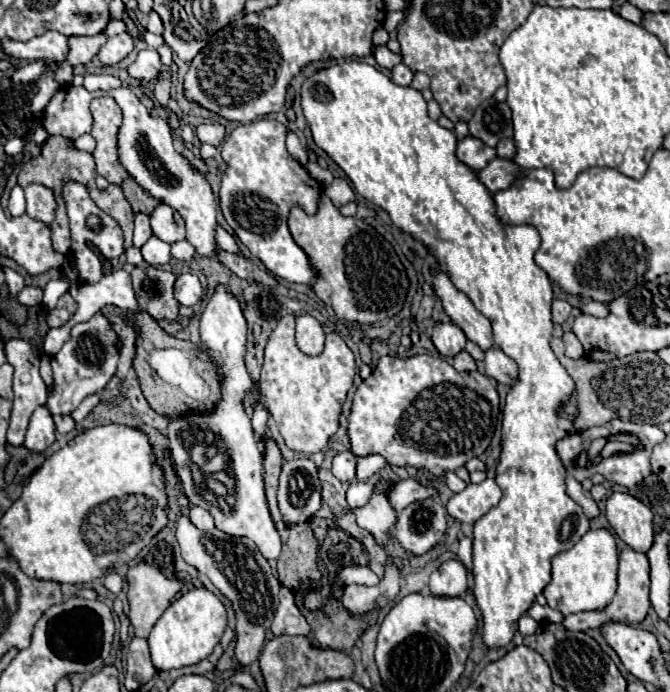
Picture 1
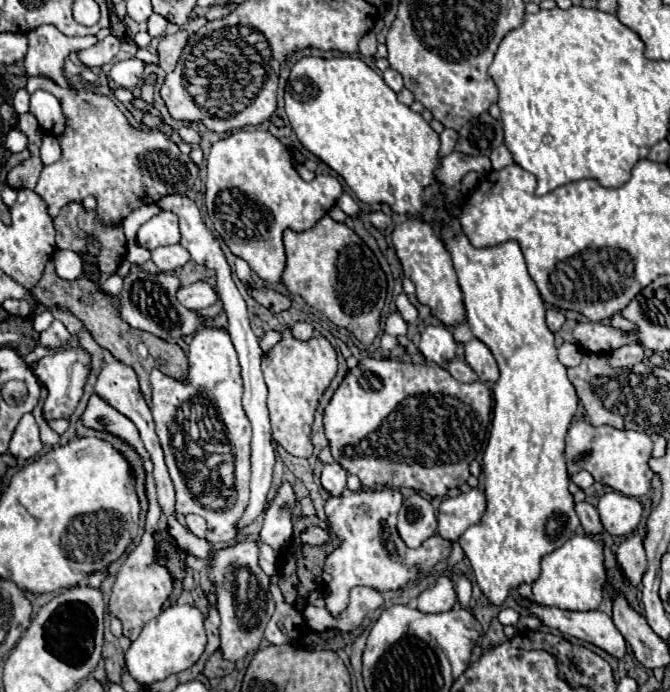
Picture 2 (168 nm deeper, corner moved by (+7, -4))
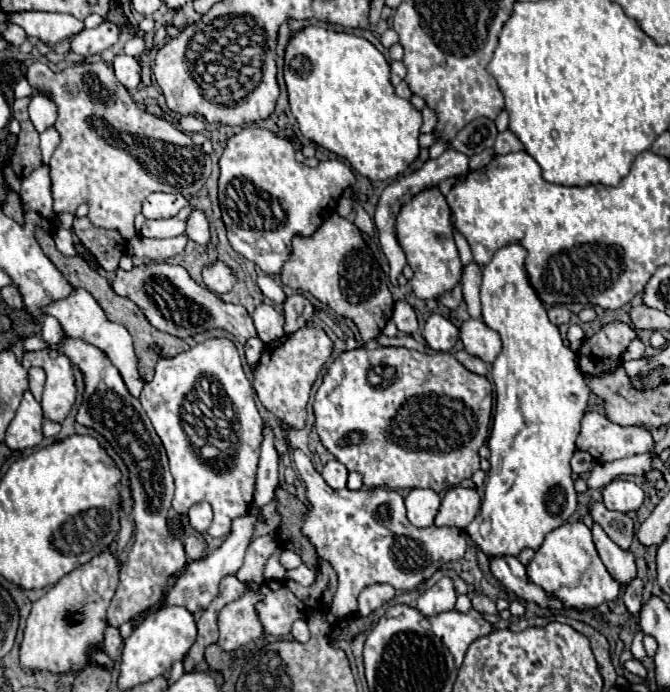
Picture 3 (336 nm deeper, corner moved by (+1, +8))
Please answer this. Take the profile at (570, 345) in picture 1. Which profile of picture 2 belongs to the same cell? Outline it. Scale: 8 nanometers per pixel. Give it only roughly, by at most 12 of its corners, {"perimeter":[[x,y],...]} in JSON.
{"perimeter":[[571,342],[557,348],[563,366],[577,366],[583,358],[581,350]]}

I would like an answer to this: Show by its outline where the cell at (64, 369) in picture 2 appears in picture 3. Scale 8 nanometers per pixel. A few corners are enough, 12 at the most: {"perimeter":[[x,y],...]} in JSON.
{"perimeter":[[27,352],[25,368],[41,366],[47,382],[41,410],[63,422],[77,396],[73,366],[61,352]]}

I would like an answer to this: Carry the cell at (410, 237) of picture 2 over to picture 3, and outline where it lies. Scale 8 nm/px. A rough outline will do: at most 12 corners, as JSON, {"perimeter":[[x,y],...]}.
{"perimeter":[[437,186],[397,214],[415,296],[461,280],[451,210]]}

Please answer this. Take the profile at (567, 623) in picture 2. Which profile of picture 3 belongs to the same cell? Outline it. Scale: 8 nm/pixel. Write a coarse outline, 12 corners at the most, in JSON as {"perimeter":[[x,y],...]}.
{"perimeter":[[515,556],[489,558],[491,574],[511,592],[543,608],[563,608],[527,580]]}

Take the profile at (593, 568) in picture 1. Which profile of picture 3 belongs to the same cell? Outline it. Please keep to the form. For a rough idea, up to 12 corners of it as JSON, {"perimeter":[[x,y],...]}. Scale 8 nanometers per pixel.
{"perimeter":[[583,522],[549,532],[527,576],[567,608],[615,600]]}

